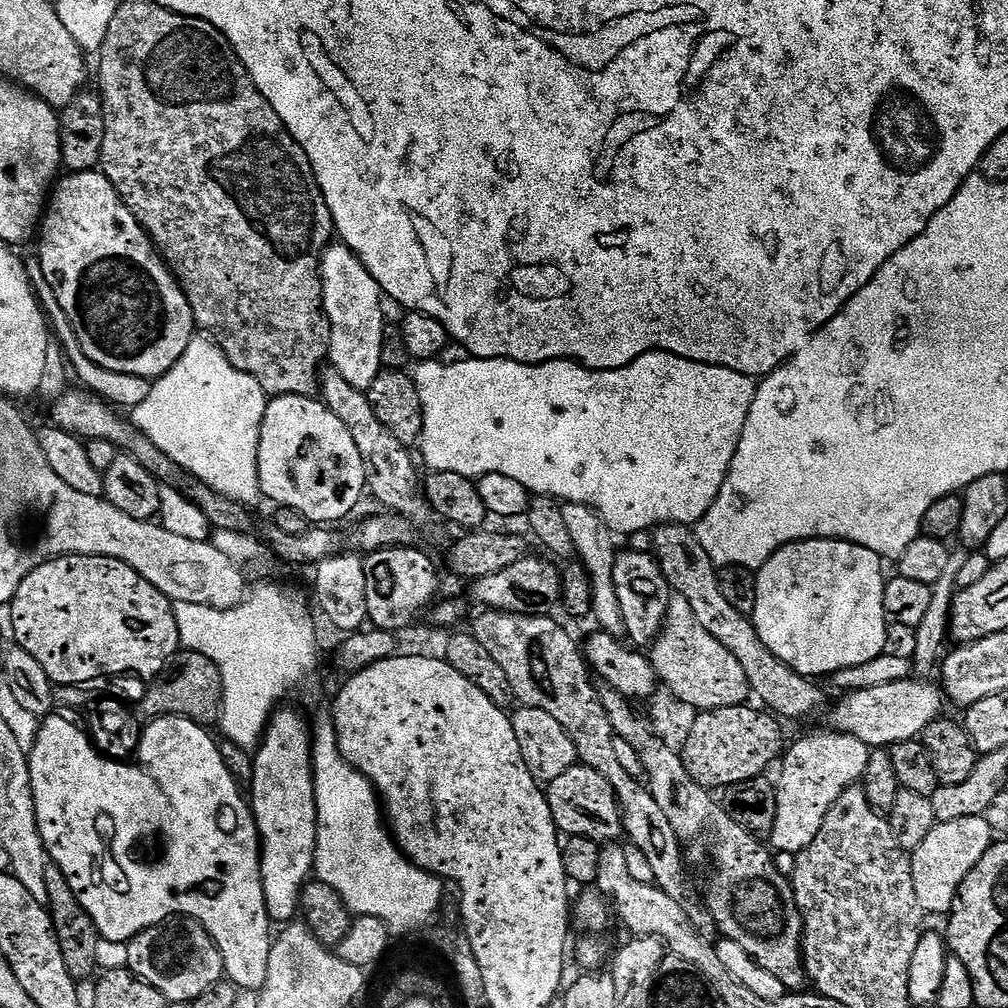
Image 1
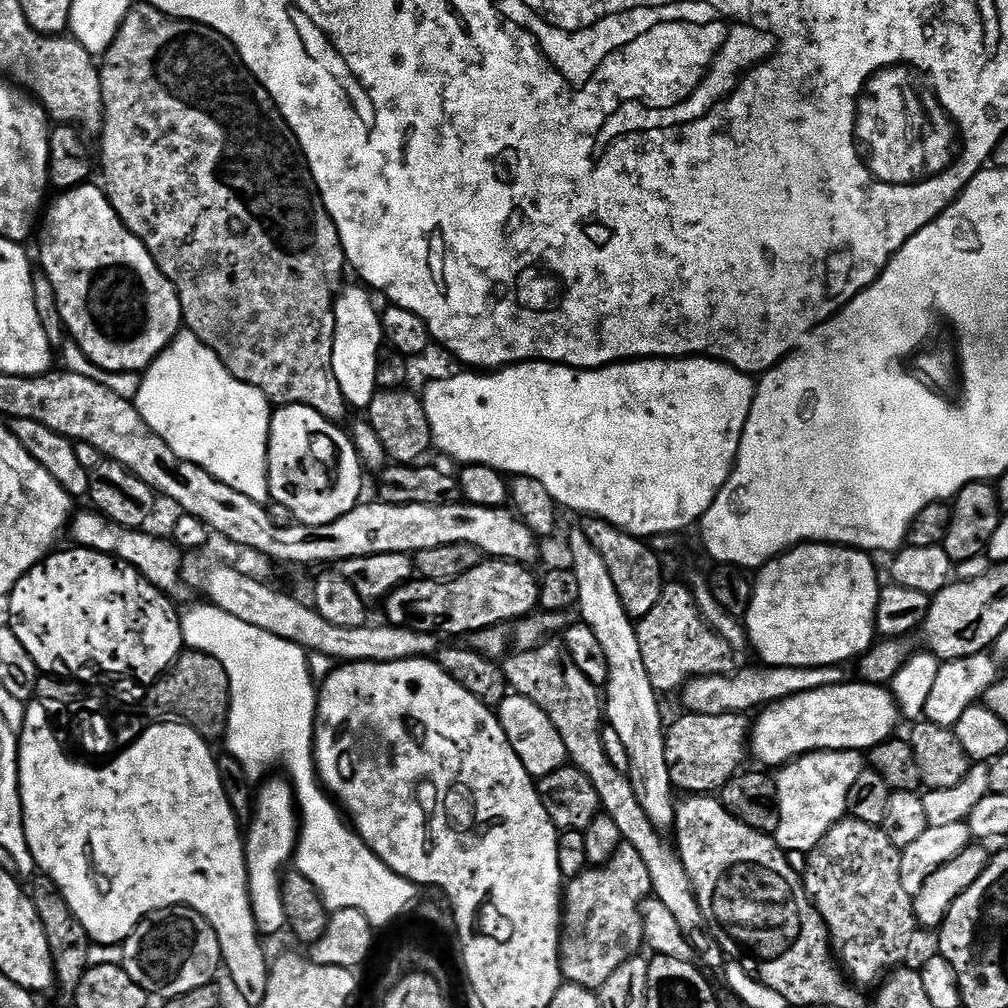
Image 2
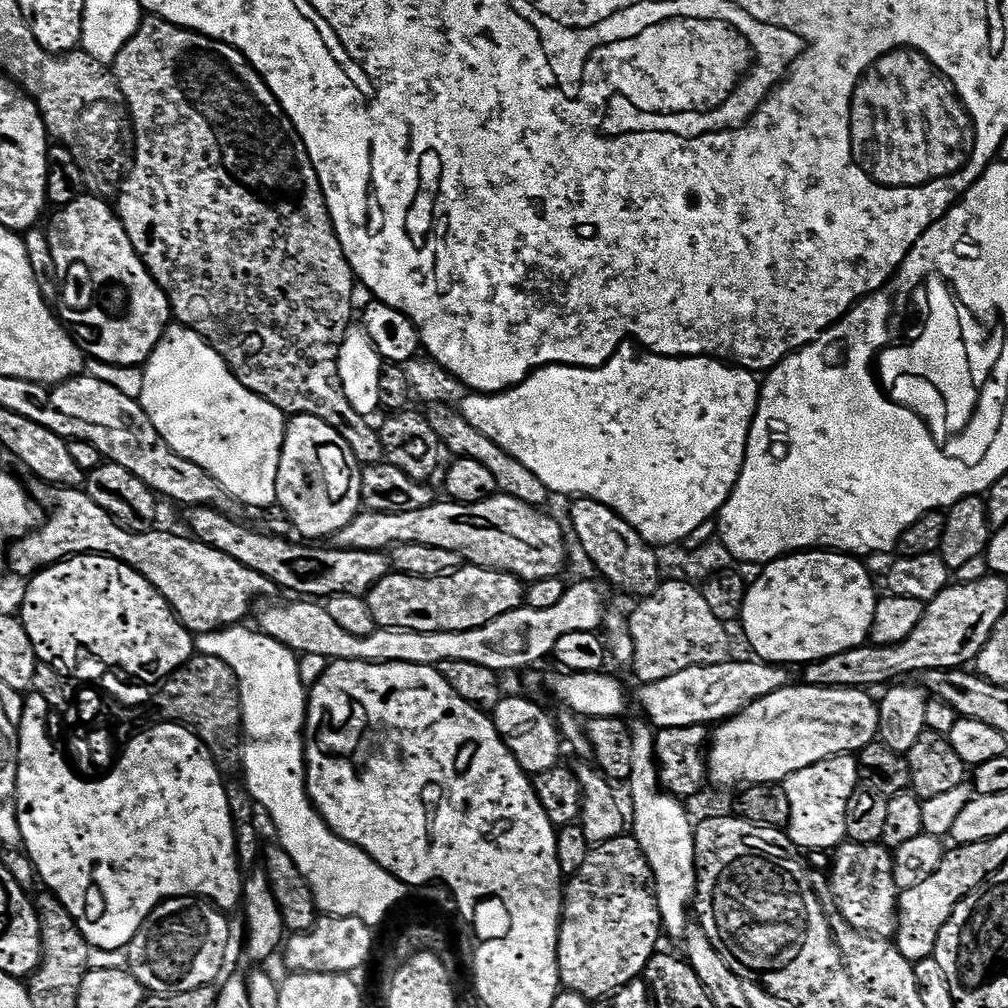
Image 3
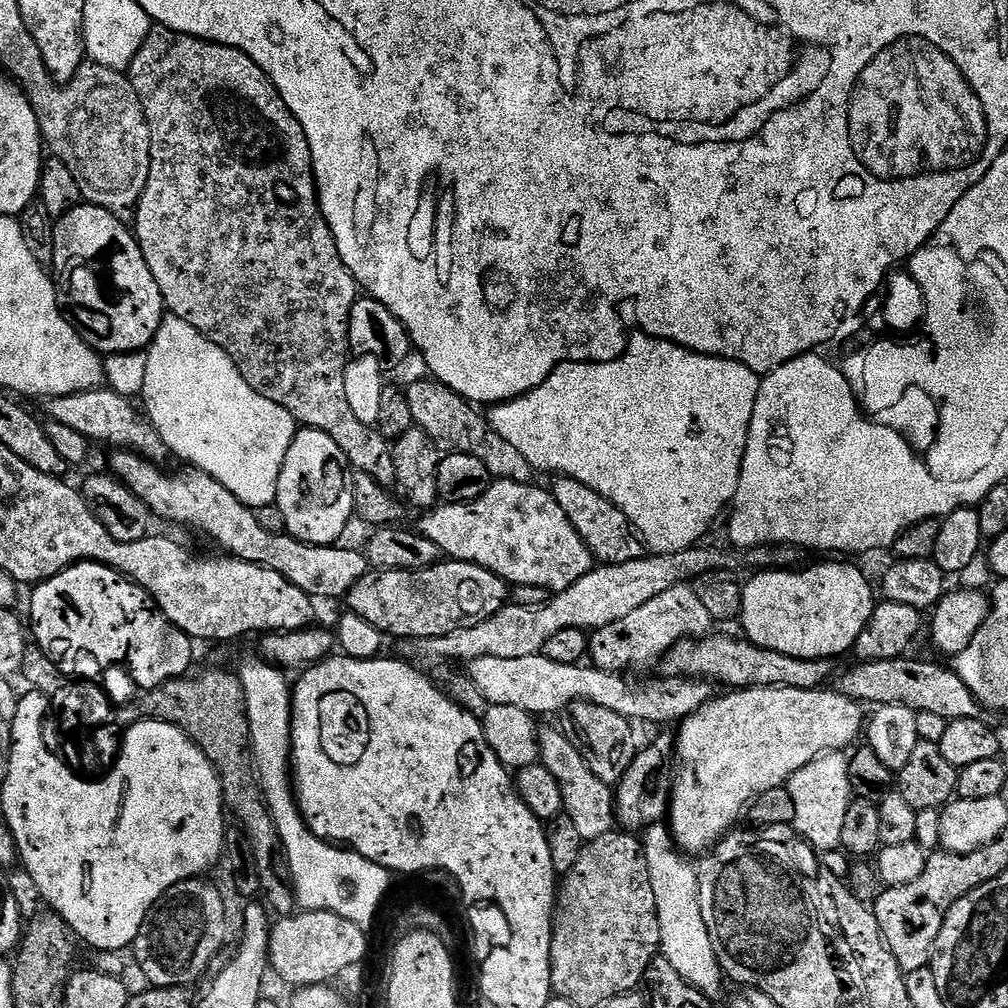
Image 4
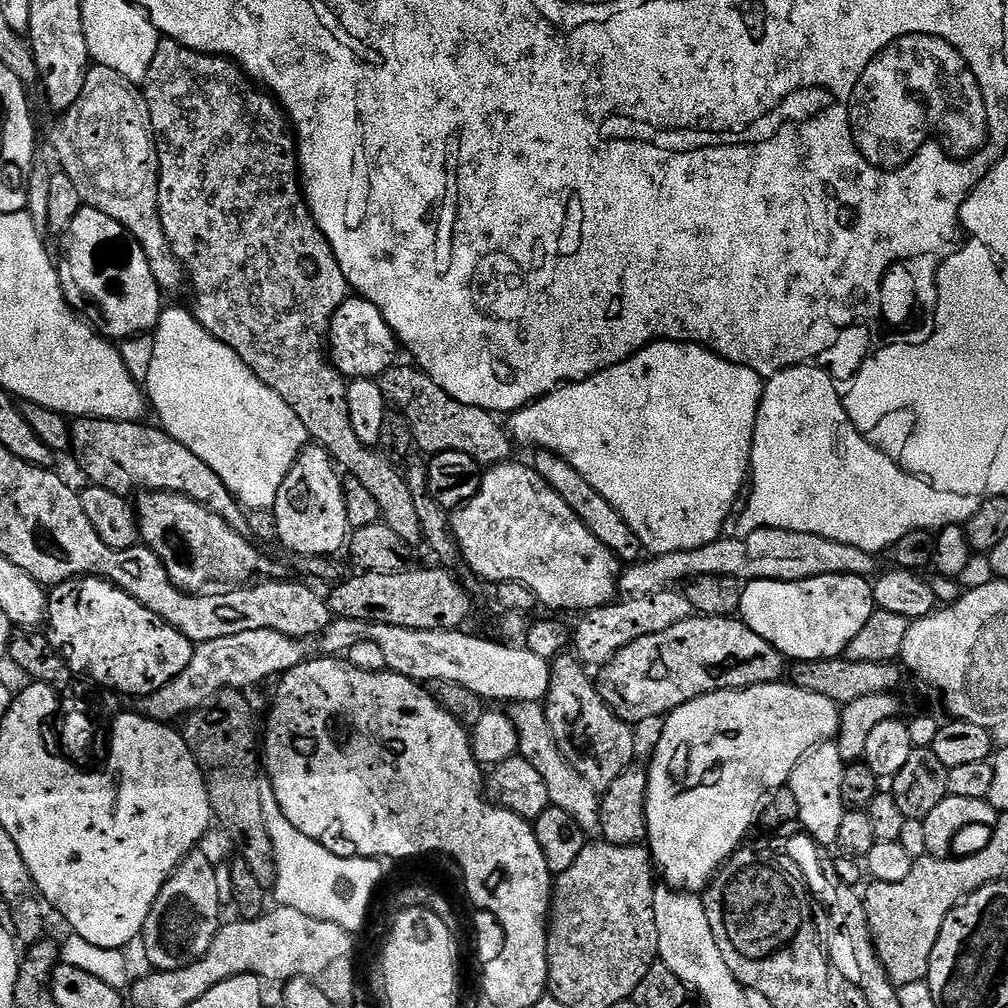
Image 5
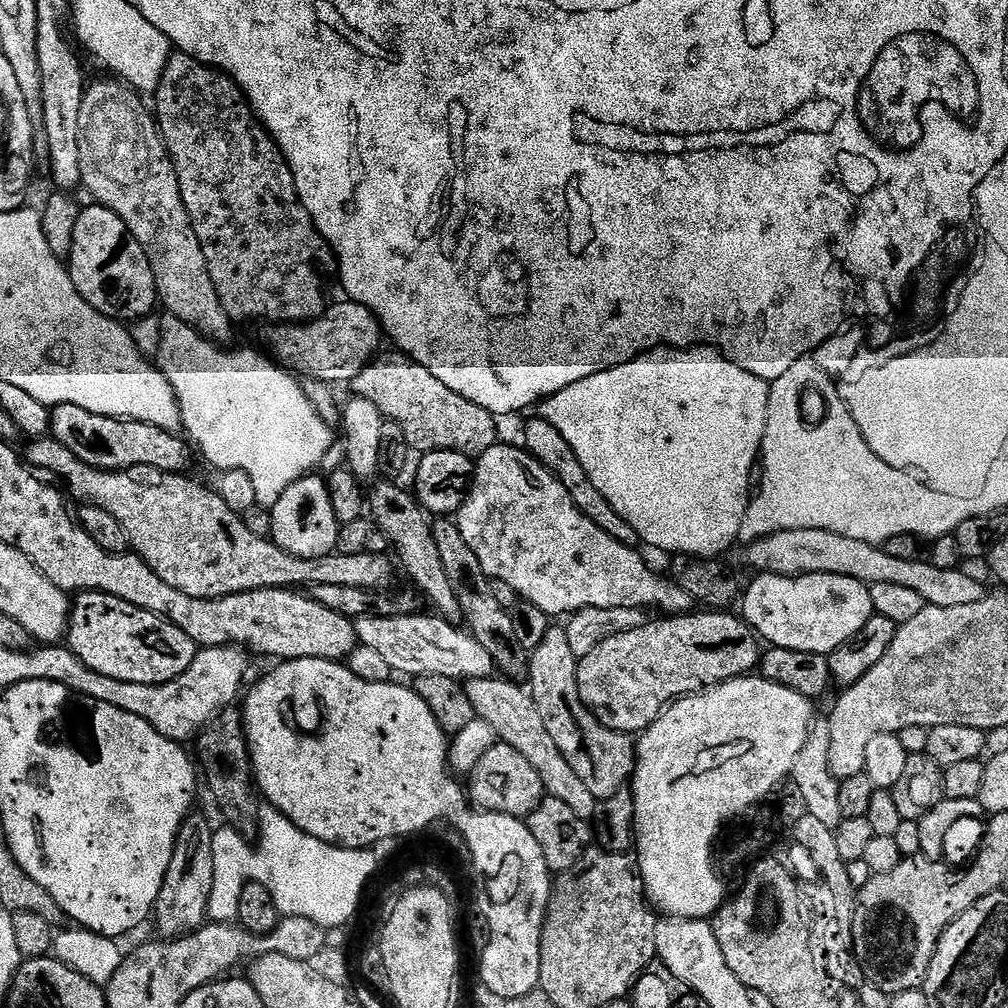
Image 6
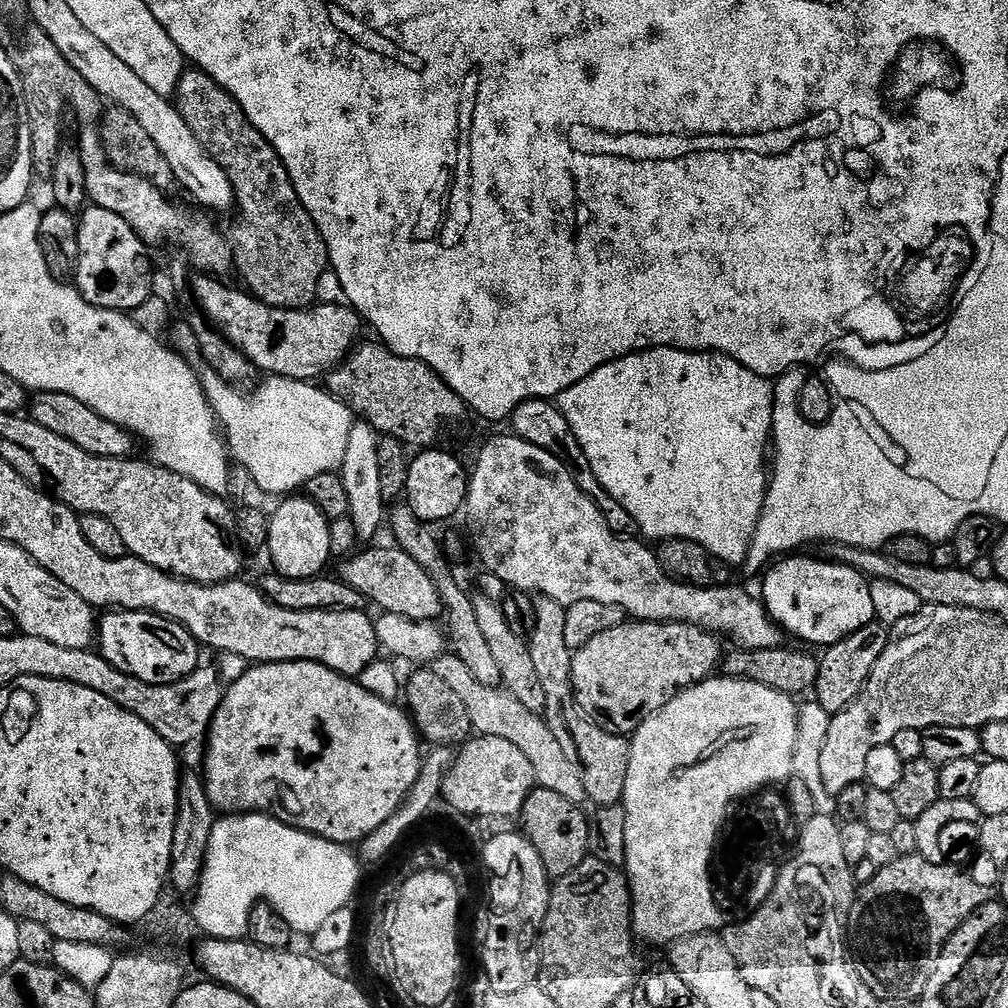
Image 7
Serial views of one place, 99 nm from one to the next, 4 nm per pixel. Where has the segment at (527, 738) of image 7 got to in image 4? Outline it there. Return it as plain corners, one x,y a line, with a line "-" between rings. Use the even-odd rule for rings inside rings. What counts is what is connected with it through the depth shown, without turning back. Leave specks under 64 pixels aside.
541,727
538,735
540,737
539,763
544,764
546,770
550,770
550,774
554,774
554,778
558,780
558,790
562,792
564,803
563,815
568,816
570,822
574,822
578,834
582,834
586,842
594,838
602,838
602,834
613,831
617,827
616,803
610,785
602,782
602,778
598,778
598,774
594,774
594,770
586,766
574,742
570,742
570,738
559,727

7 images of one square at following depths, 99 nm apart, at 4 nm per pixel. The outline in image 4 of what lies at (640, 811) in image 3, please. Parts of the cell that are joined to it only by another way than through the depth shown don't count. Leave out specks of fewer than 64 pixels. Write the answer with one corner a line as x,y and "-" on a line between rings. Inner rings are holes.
663,823
651,824
643,829
642,843
644,857
650,870
650,886
654,886
654,902
658,910
660,927
659,955
690,986
702,994
719,997
720,987
726,984
726,977
720,967
714,946
710,942
710,930
706,930
706,918
702,918
700,905
700,877
697,869
687,864
685,853
676,847
671,831

